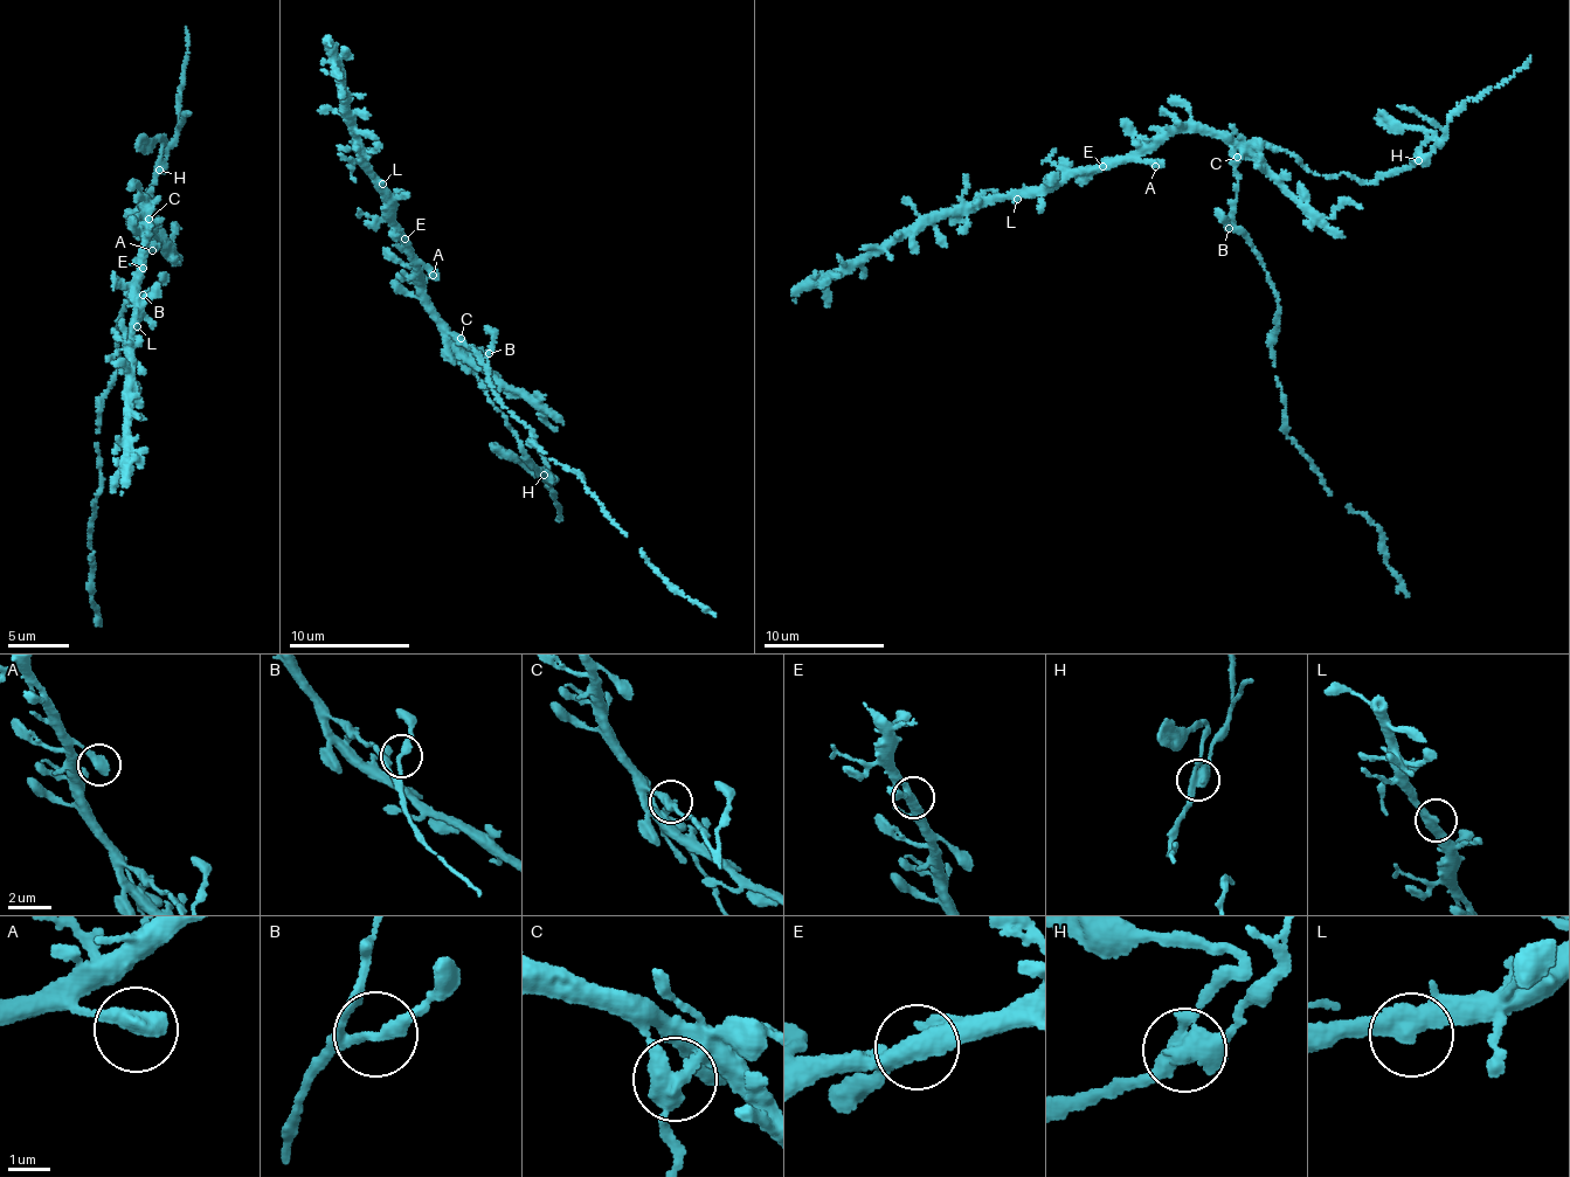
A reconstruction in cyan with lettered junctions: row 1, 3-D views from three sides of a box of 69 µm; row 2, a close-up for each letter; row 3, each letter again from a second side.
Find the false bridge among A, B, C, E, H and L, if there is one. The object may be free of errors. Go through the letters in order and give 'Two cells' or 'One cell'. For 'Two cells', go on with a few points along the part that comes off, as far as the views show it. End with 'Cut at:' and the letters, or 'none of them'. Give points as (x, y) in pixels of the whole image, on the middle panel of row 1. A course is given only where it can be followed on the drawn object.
A: One cell
B: One cell
C: One cell
E: One cell
H: Two cells. Course of the part to remove: (544, 473), (553, 477), (547, 475), (560, 511), (557, 520)
L: One cell
Cut at: H

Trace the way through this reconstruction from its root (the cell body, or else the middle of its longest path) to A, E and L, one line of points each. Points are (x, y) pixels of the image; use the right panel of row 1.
A: (1238, 173), (1236, 150), (1219, 137), (1203, 131), (1171, 133), (1142, 156), (1141, 159), (1155, 166)
E: (1238, 173), (1236, 150), (1219, 137), (1203, 131), (1171, 133), (1102, 166)
L: (1238, 173), (1236, 150), (1219, 137), (1203, 131), (1180, 132), (1113, 164), (1085, 168), (1017, 199)

